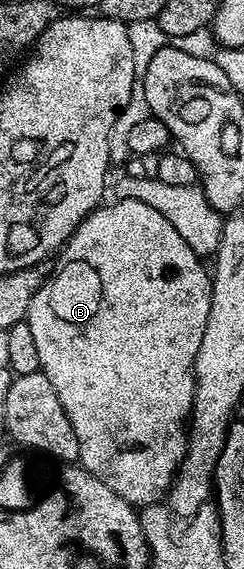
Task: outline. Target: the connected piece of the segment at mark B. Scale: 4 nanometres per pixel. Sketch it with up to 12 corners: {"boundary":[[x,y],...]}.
{"boundary":[[81,219],[29,305],[80,465],[137,508],[193,408],[210,271]]}

